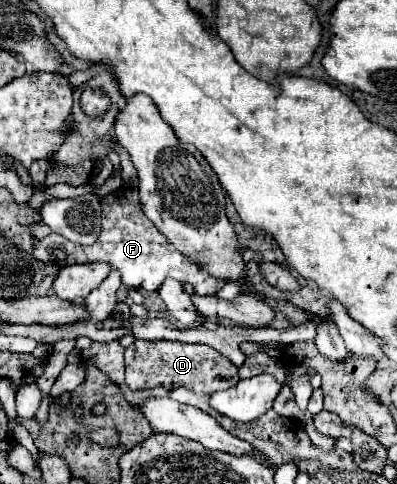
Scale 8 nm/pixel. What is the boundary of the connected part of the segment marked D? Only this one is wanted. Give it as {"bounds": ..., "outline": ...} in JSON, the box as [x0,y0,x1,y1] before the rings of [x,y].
{"bounds":[126,340,240,394],"outline":[[[136,340],[126,348],[126,384],[132,390],[164,386],[166,390],[188,388],[194,392],[212,394],[216,390],[226,390],[240,380],[238,368],[224,358],[218,350],[206,344],[186,344],[172,340]]]}

